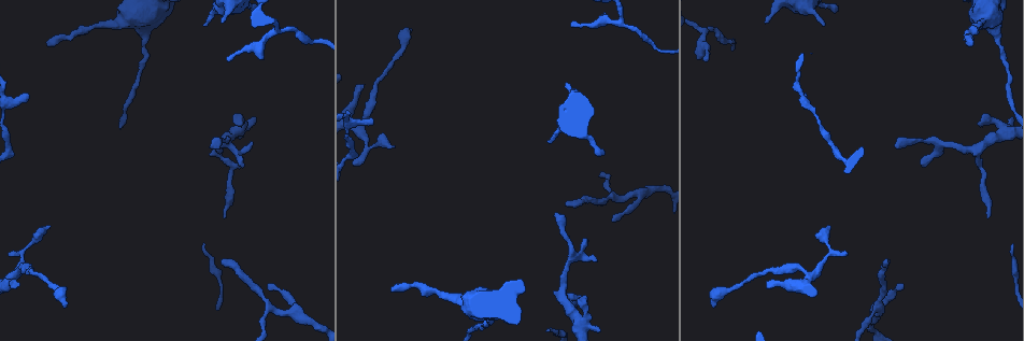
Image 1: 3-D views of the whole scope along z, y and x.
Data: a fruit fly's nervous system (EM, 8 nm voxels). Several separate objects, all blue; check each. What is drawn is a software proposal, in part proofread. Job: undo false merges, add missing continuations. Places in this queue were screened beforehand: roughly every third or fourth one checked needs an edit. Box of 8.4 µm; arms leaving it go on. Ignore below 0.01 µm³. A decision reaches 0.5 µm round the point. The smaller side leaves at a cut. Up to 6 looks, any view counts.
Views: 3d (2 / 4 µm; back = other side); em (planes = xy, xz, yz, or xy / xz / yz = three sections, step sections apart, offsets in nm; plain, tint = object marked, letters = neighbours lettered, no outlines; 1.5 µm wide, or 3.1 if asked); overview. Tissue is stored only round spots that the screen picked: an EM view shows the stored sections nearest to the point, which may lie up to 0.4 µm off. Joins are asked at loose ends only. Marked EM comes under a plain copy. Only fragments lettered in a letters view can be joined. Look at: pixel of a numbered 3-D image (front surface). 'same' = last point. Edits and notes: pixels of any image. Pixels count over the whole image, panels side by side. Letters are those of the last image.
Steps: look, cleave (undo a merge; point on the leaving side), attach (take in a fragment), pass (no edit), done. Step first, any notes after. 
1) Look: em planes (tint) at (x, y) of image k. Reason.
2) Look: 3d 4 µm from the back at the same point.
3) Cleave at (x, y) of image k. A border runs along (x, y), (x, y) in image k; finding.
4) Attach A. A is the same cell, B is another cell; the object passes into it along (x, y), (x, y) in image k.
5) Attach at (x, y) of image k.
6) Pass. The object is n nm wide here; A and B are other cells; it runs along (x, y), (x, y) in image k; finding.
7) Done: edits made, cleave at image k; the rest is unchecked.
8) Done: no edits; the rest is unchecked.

Look: 3d 4 µm at (769, 283) of image 1. An open end.

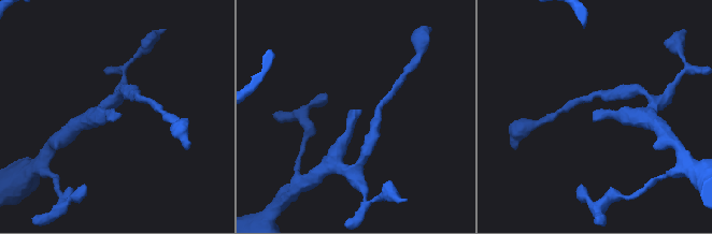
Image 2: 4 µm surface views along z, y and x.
Look: em yz step 4 (tint) at (117, 115) of image 2. Shape alone is not enough.

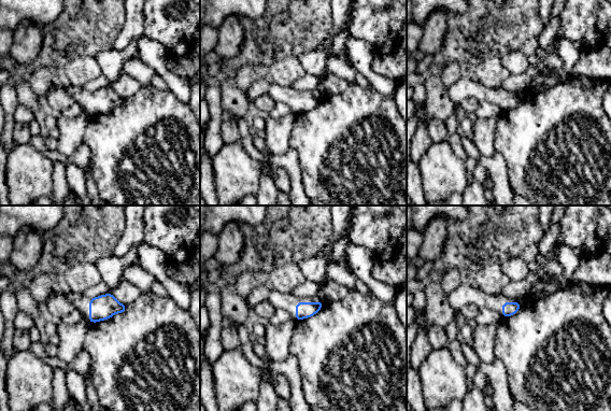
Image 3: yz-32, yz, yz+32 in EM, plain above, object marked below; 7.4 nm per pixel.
Look: em xz step 8 (letters) at the same point.

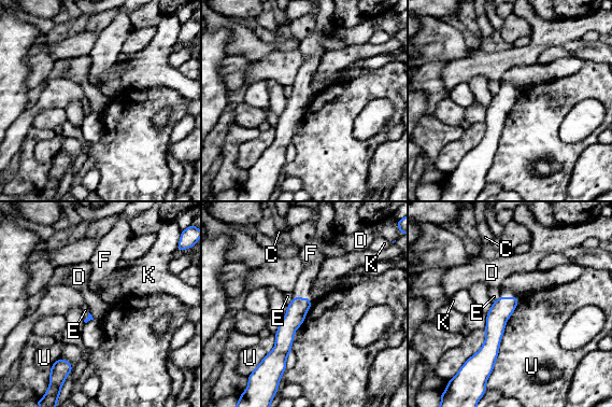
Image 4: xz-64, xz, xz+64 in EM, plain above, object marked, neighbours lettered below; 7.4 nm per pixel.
Attach at (303, 285) of image 4. F is the same cell, C, D, E, K and U are other cells; the object passes into it along (297, 310), (303, 298), (303, 285) in image 4; it goes on there.

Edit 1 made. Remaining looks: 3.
Look: overview. Redraw.

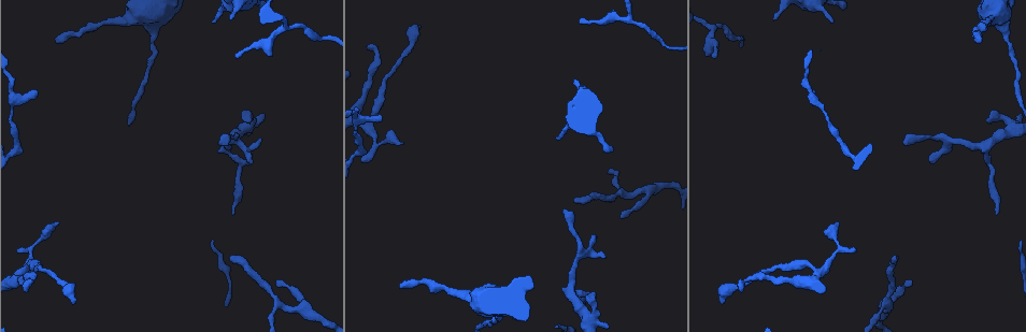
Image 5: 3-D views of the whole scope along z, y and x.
Look: 3d 4 µm at (36, 91) of image 5. Free end.

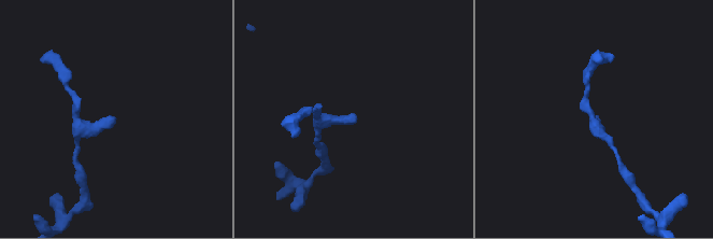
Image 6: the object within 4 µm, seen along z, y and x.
Look: em planes (letters) at (356, 121) of image 6.

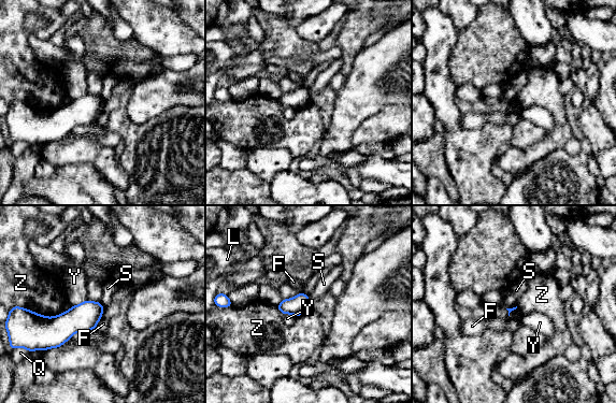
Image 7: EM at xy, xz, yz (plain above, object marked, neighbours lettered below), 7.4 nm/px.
Pass. F, L, Q, S, Y and Z are other cells; a border runs along (308, 297), (311, 307) in image 7; no lettered fragment goes on from it.

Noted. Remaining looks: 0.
Done: edits made, attach at image 4; the rest is unchecked.

